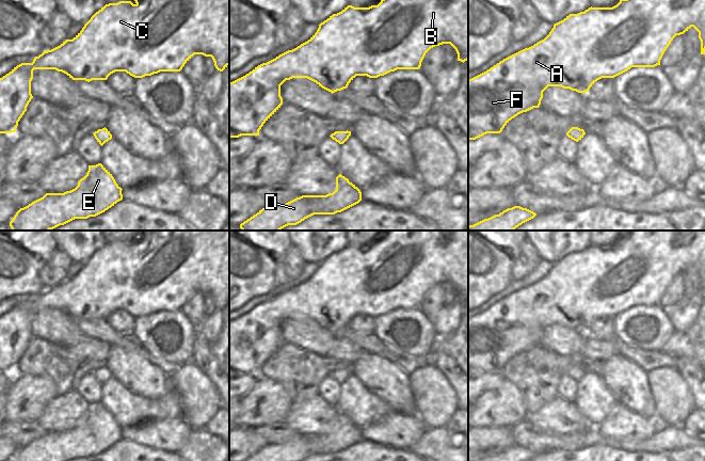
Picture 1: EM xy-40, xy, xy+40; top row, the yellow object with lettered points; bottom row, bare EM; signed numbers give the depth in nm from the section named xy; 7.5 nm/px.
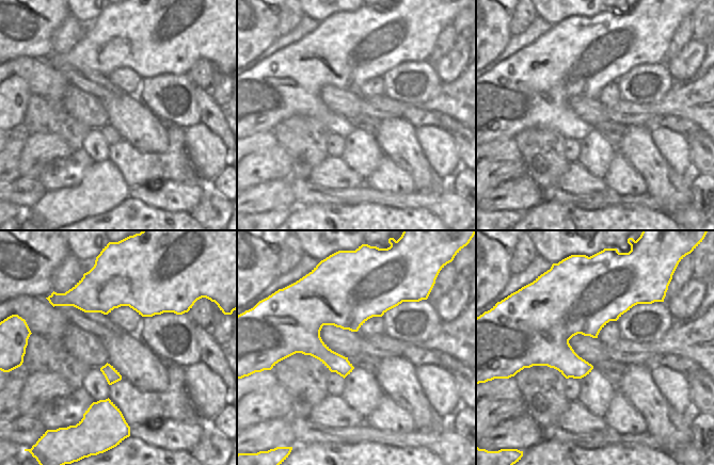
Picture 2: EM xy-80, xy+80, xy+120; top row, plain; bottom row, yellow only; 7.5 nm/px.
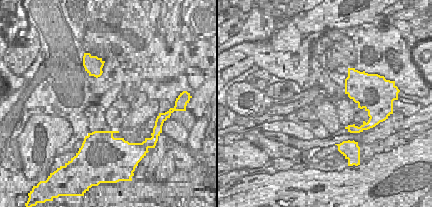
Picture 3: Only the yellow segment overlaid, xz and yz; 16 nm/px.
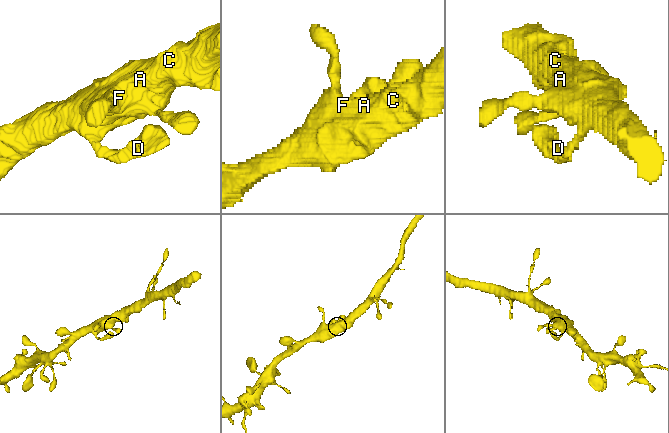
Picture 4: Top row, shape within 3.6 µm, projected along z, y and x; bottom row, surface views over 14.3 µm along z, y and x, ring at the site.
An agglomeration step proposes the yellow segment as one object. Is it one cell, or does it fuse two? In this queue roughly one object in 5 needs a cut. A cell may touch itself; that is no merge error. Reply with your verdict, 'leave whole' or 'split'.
leave whole

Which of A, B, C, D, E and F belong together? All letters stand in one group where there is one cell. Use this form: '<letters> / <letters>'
A B C D E F

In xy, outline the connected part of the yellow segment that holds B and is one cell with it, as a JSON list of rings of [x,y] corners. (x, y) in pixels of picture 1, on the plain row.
[[[387,230],[387,235],[381,239],[378,244],[369,247],[354,247],[348,244],[341,251],[333,253],[326,259],[319,264],[317,271],[305,282],[292,289],[288,289],[275,298],[262,302],[255,306],[245,315],[229,322],[229,377],[239,377],[241,375],[259,375],[259,369],[263,363],[281,347],[283,337],[281,335],[281,324],[292,317],[307,317],[316,321],[322,328],[332,333],[347,328],[349,322],[356,315],[367,315],[378,317],[397,308],[419,308],[426,292],[433,286],[443,283],[450,283],[458,292],[458,300],[468,299],[468,230]]]

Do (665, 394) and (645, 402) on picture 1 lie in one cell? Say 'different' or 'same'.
different

